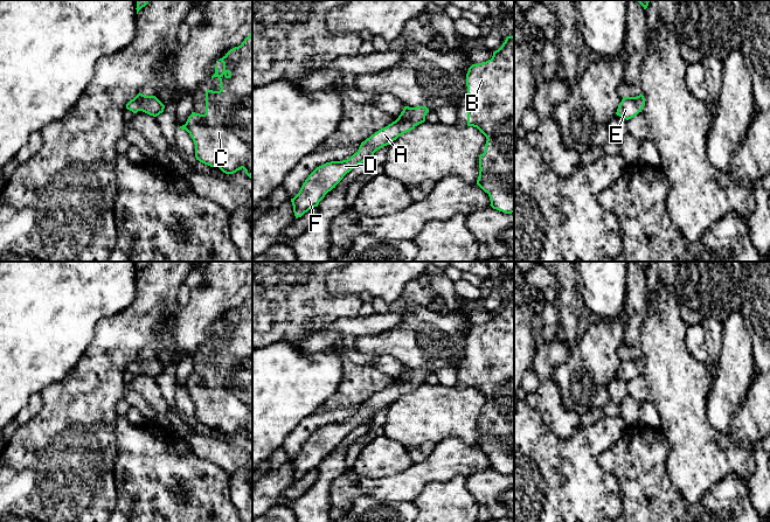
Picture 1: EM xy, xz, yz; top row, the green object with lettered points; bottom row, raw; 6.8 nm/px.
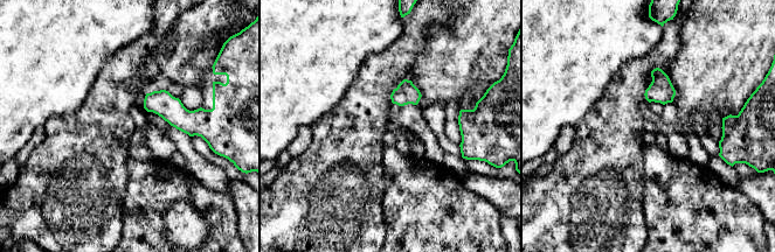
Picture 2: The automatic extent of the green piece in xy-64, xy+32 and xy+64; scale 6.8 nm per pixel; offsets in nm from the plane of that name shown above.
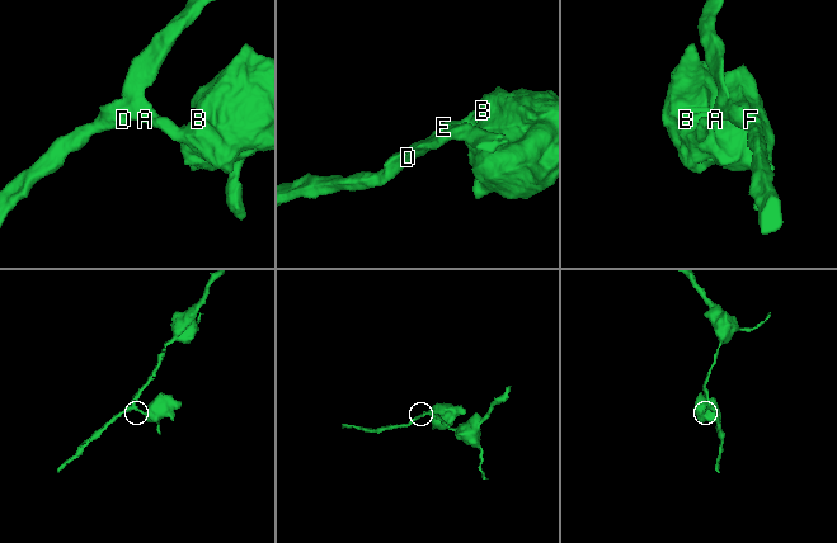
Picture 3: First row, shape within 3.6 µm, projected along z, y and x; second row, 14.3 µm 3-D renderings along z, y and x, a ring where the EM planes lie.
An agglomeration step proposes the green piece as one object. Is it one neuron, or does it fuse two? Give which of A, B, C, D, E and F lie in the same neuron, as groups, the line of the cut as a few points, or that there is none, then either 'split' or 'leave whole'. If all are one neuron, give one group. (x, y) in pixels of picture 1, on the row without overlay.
groups A B C D E F; cut none; leave whole

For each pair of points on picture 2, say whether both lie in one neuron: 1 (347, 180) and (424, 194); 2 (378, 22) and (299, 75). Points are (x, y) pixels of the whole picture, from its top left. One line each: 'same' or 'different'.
1: different
2: same

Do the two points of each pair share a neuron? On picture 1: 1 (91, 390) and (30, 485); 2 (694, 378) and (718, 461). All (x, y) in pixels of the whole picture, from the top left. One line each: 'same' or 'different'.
1: same
2: same

